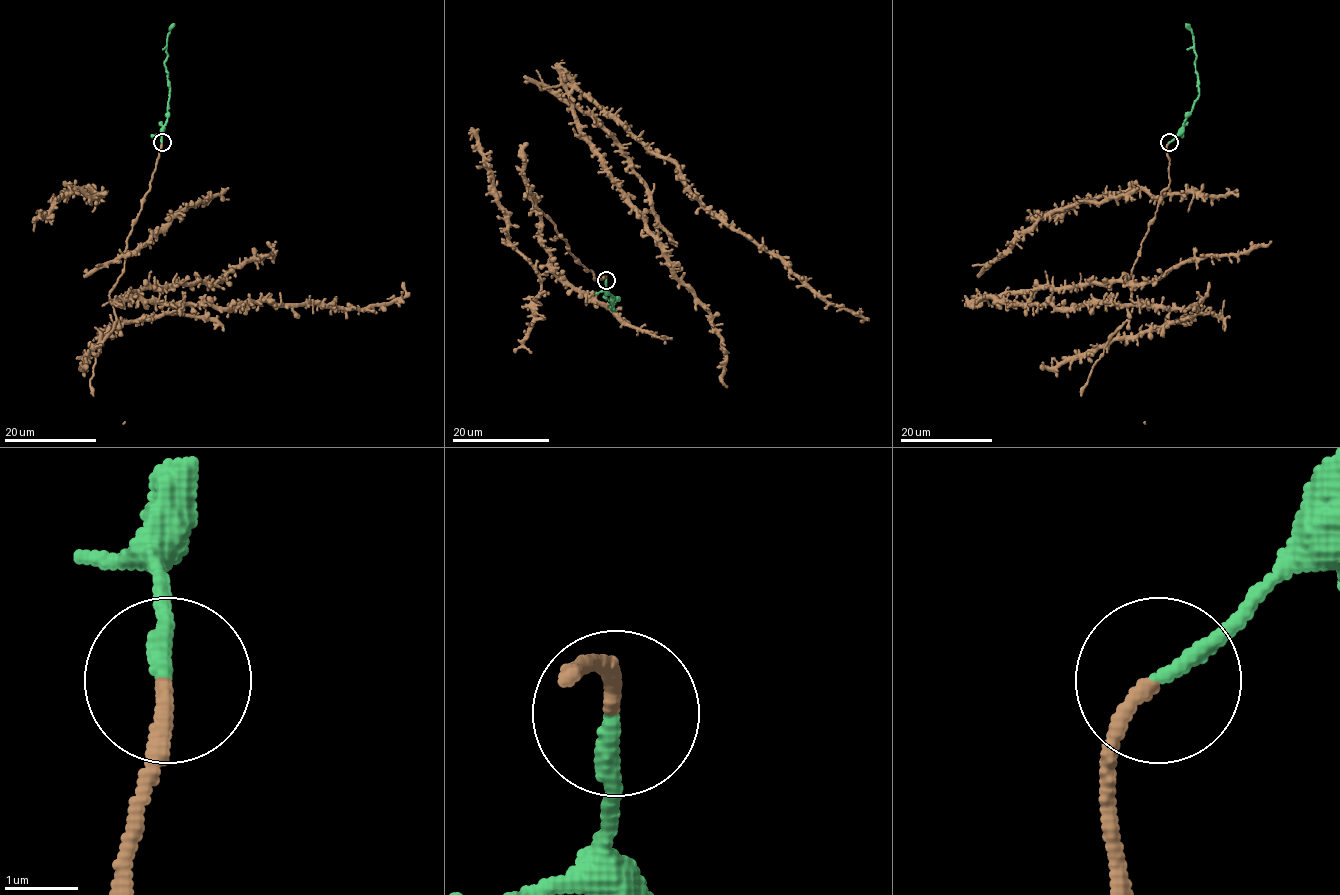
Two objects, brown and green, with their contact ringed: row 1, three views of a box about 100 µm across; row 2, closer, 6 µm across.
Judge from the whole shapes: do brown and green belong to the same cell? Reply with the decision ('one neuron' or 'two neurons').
one neuron

